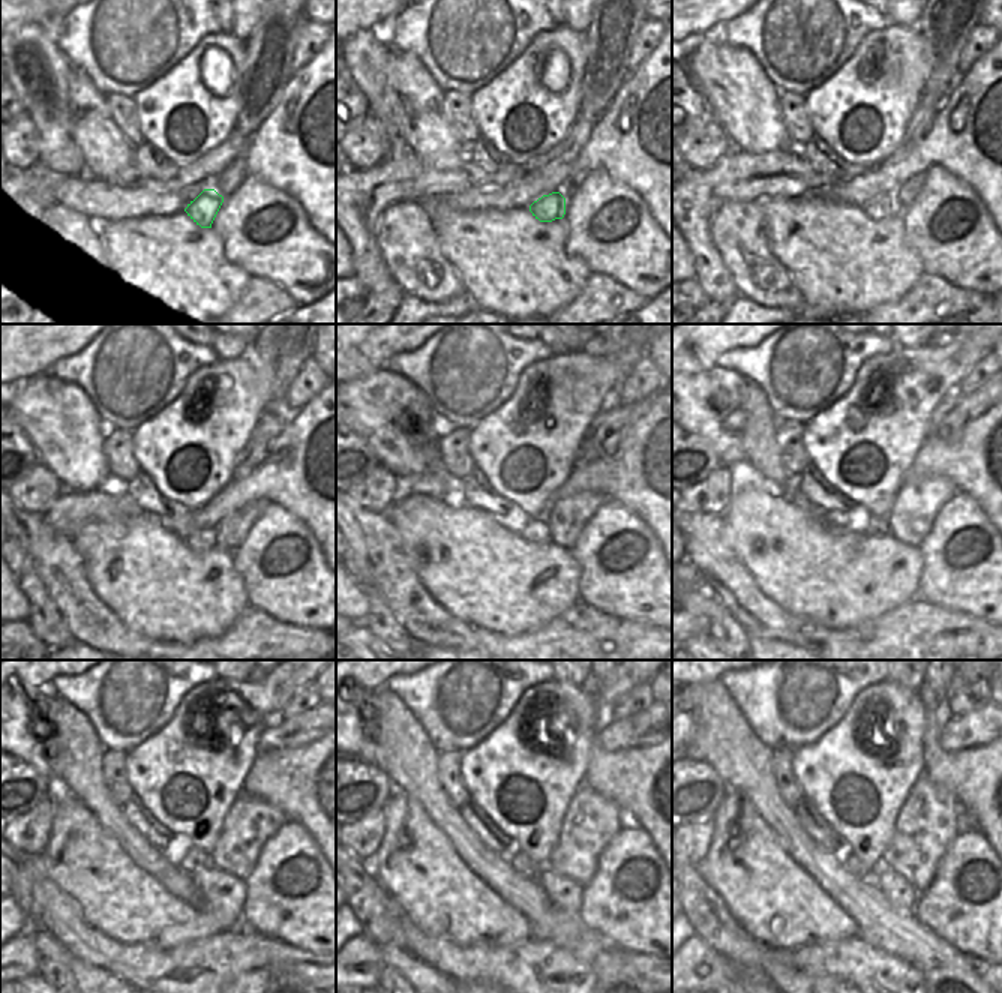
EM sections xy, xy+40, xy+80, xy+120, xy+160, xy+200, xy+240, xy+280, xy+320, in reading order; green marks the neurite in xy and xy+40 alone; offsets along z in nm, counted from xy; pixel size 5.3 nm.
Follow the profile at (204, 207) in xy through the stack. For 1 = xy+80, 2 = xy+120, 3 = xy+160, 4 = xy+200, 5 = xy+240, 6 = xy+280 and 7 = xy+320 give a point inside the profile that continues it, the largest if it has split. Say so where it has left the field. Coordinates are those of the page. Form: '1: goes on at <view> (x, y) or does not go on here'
1: goes on at xy+80 (881, 207)
2: goes on at xy+120 (203, 540)
3: goes on at xy+160 (536, 531)
4: goes on at xy+200 (876, 525)
5: goes on at xy+240 (195, 858)
6: goes on at xy+280 (521, 861)
7: goes on at xy+320 (852, 863)

